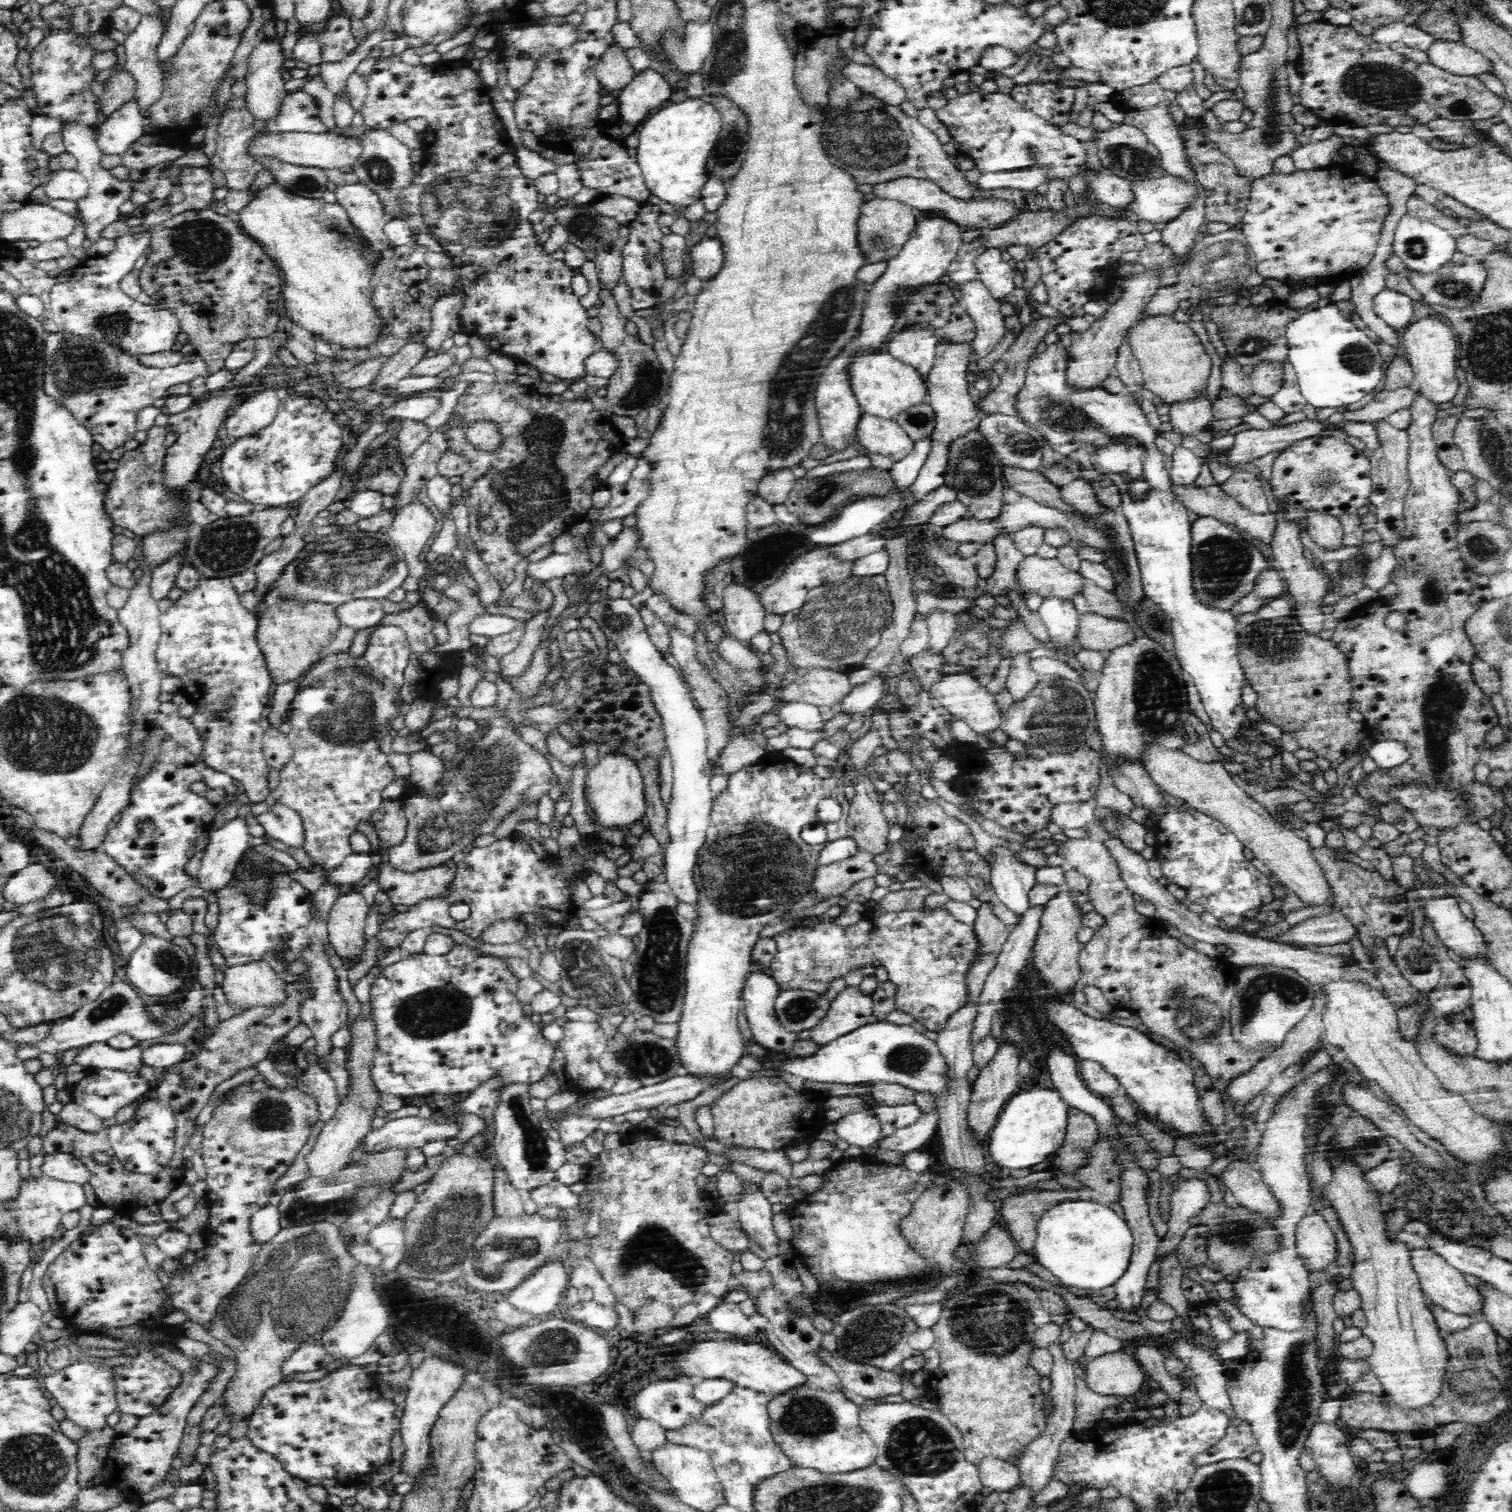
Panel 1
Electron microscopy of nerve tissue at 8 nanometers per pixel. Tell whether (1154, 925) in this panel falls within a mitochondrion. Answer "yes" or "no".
no

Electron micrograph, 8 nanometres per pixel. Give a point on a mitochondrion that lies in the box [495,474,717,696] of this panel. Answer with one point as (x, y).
(621, 623)

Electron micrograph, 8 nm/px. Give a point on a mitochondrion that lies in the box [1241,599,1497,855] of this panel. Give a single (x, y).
(1439, 765)

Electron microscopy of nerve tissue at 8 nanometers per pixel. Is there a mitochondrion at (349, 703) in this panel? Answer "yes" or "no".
yes

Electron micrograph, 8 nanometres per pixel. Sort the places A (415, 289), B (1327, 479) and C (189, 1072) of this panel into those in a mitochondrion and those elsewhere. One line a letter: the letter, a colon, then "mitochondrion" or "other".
A: other
B: mitochondrion
C: other

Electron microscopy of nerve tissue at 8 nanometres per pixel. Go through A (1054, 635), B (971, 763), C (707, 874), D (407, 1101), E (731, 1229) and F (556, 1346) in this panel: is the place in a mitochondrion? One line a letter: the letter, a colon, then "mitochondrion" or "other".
A: other
B: other
C: mitochondrion
D: other
E: mitochondrion
F: mitochondrion

